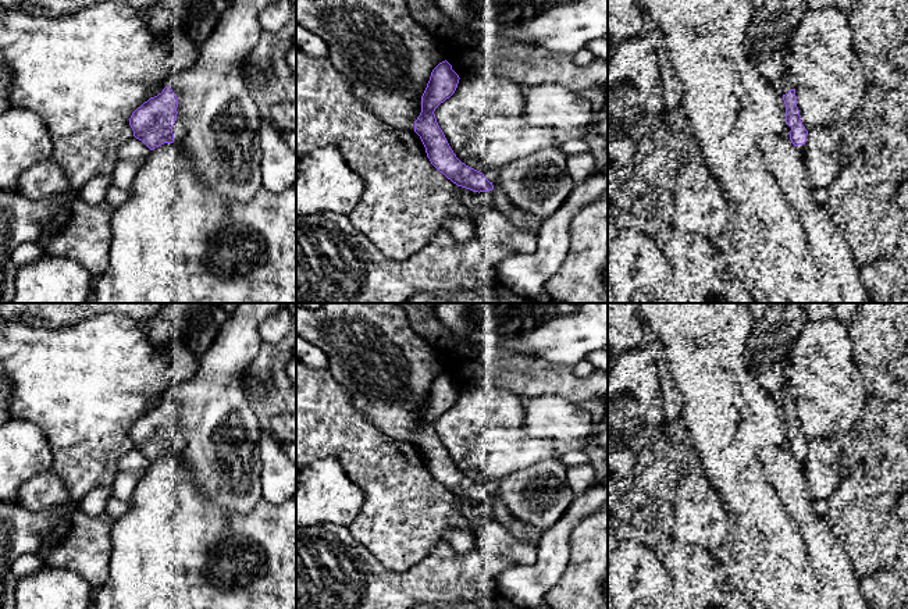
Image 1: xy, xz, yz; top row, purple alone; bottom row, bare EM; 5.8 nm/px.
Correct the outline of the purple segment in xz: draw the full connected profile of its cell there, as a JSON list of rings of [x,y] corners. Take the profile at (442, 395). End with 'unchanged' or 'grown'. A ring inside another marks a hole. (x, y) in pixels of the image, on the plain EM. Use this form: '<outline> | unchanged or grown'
[[[445,371],[432,381],[421,407],[421,424],[414,432],[414,444],[420,448],[431,476],[457,498],[478,505],[499,499],[516,519],[541,533],[548,530],[576,498],[567,482],[567,467],[560,459],[546,459],[485,484],[462,474],[434,425],[455,405],[459,391]]] | grown

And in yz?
[[[787,388],[780,399],[786,416],[786,434],[788,437],[790,452],[800,467],[804,464],[808,442],[802,437],[797,419],[795,392]]] | grown

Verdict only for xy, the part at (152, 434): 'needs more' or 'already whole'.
needs more

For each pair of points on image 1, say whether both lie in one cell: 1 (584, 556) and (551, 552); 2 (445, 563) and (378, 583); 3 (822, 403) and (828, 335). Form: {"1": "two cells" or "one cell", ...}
{"1": "two cells", "2": "one cell", "3": "one cell"}

